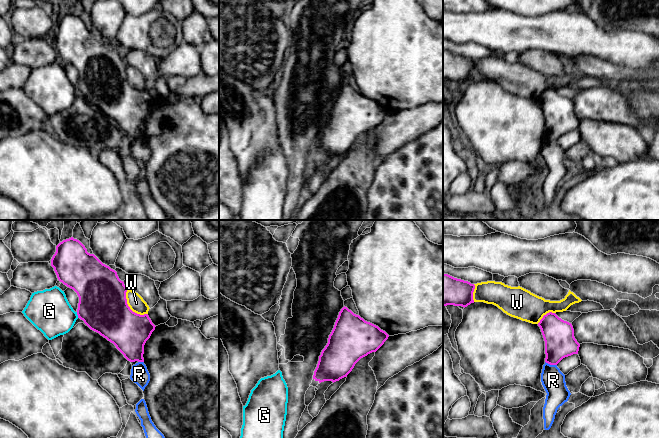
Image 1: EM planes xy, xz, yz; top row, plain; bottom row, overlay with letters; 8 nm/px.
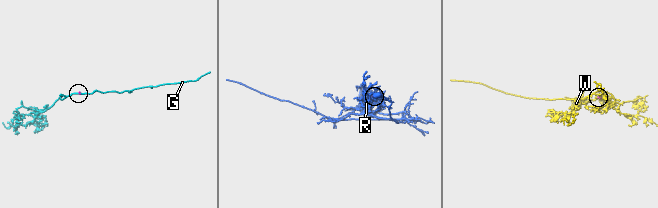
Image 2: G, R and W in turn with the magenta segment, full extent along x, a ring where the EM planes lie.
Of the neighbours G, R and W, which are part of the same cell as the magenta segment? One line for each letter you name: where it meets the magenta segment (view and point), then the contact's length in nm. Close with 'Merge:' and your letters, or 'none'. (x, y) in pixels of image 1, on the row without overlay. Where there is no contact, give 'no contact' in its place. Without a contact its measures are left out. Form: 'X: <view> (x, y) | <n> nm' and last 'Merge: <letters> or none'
Merge: none

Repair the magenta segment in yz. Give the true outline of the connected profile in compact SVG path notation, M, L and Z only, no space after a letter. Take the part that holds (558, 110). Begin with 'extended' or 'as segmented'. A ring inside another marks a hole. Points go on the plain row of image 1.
as segmented; M549 88L538 99L545 117L545 138L557 141L563 134L578 130L580 120L574 113L574 105L571 99L562 96L555 89Z

